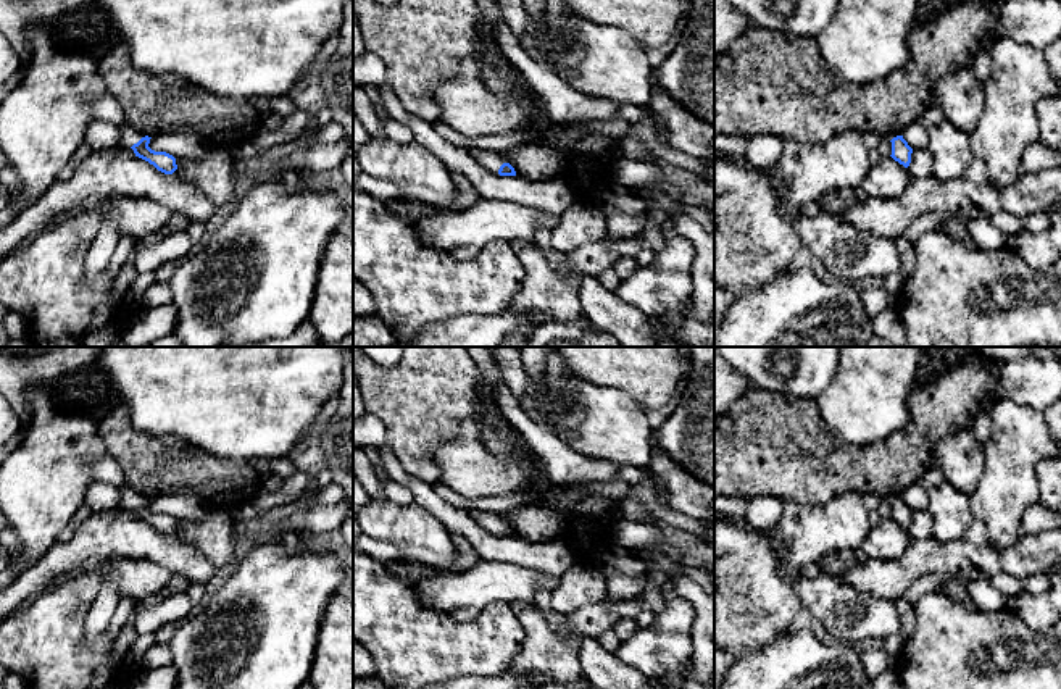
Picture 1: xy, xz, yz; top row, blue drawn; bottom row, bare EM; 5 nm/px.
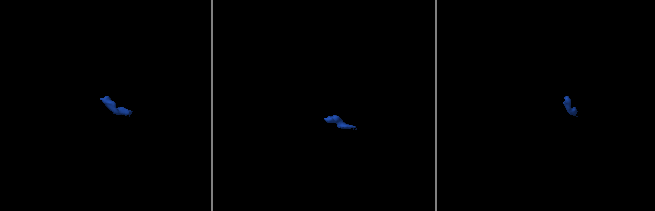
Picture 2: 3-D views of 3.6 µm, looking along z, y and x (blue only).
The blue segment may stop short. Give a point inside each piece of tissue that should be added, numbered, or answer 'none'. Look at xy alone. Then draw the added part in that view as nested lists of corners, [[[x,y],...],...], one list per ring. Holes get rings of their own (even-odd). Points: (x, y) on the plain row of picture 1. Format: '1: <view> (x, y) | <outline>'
1: xy (129, 497) | [[[127,486],[119,487],[119,497],[121,497],[121,507],[124,507],[126,510],[131,510],[142,499],[145,499],[142,494],[135,492]]]

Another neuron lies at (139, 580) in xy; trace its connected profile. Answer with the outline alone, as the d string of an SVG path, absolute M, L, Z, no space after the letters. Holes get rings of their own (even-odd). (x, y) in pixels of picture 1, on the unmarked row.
M116 558L94 566L94 570L103 578L103 583L114 583L121 595L129 595L139 602L161 594L173 574L163 565L135 558Z

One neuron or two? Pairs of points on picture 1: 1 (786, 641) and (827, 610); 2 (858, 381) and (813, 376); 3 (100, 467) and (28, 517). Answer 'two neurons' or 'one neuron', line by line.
1: two neurons
2: two neurons
3: two neurons

